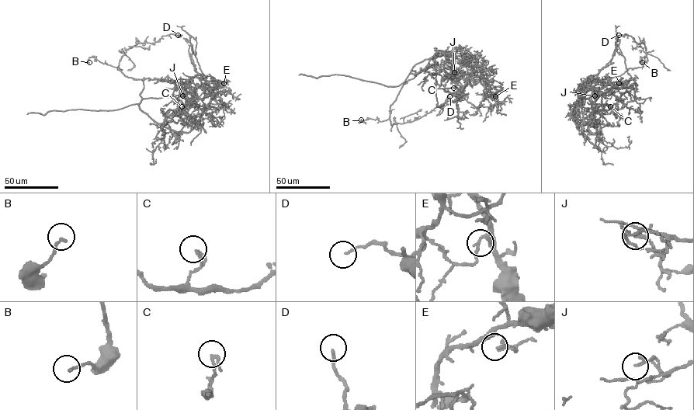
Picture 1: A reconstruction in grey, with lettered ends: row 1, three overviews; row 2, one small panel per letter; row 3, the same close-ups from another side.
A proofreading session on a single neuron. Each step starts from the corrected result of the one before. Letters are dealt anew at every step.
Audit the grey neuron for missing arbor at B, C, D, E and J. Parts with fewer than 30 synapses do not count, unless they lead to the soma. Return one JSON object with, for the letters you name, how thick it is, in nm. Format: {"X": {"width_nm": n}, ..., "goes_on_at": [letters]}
{"goes_on_at": []}

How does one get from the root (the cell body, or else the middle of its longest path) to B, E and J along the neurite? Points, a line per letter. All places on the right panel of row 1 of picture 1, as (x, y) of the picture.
B: (591, 95), (593, 86), (601, 79), (619, 76), (629, 68), (642, 67), (642, 62)
E: (591, 95), (588, 99), (577, 96), (588, 77), (590, 85), (601, 92), (608, 91), (619, 83)
J: (591, 95), (588, 99), (577, 96), (585, 87), (596, 89), (595, 95)

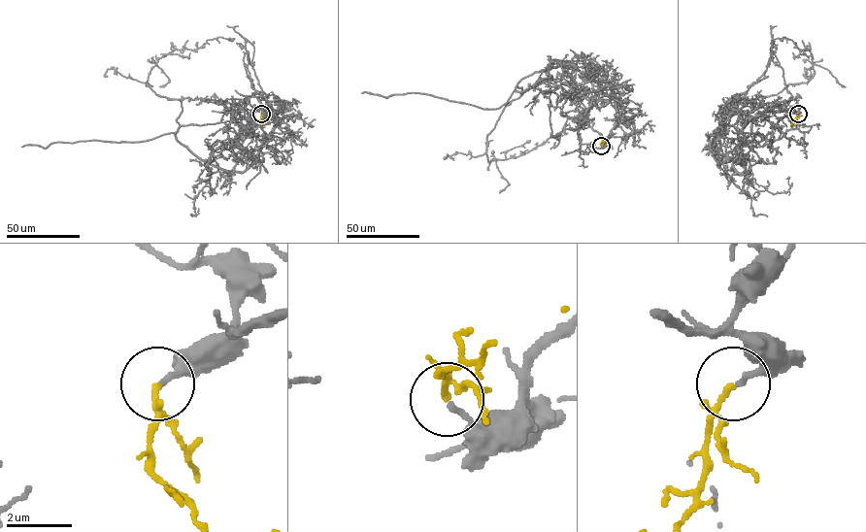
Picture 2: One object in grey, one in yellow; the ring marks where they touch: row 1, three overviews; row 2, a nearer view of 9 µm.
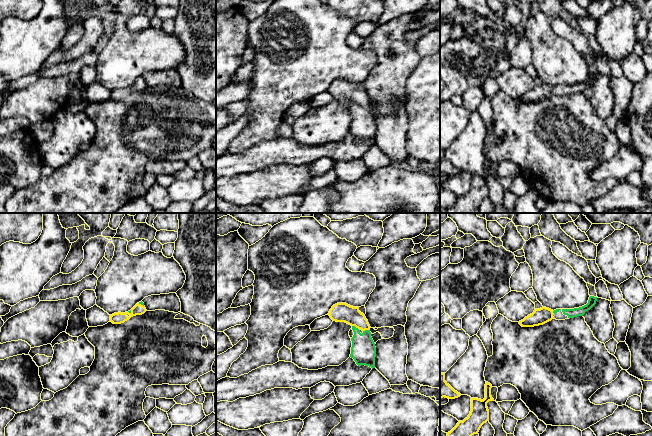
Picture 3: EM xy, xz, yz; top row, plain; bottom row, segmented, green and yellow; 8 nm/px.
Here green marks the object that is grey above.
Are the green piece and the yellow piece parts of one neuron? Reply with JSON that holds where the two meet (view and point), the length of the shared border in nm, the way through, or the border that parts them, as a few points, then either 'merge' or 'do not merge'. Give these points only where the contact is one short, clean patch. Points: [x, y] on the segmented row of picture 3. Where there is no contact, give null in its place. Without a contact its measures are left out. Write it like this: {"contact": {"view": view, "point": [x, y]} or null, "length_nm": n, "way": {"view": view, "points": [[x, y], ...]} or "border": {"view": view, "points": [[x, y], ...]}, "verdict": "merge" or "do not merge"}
{"contact": {"view": "xz", "point": [354, 326]}, "length_nm": 70, "way": {"view": "xz", "points": [[363, 351], [363, 345], [354, 326], [341, 312]]}, "verdict": "merge"}

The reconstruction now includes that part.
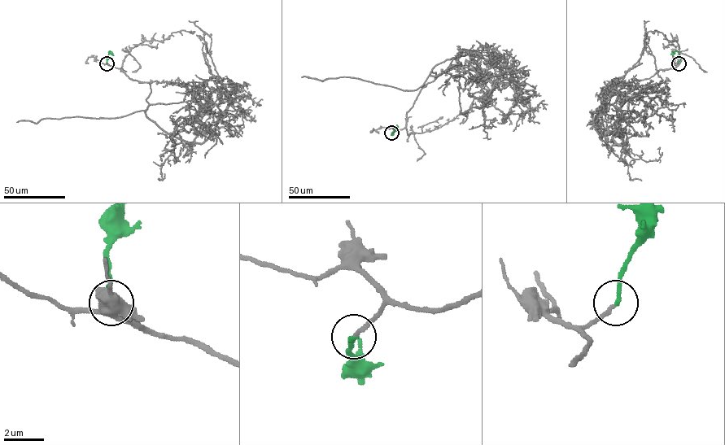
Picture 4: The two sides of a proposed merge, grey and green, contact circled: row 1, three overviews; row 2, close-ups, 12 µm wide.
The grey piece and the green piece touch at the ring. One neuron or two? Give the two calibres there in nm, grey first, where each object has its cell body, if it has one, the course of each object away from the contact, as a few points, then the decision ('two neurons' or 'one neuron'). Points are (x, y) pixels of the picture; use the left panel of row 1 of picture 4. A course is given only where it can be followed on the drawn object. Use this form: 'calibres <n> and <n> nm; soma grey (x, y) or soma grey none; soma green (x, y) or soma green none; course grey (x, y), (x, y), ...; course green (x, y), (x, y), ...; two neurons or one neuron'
calibres 180 and 240 nm; soma grey none; soma green none; course grey (107, 63), (148, 82), (150, 104), (186, 102), (208, 80), (220, 80), (232, 106), (243, 111), (223, 120); course green (107, 63), (109, 50), (113, 55); one neuron

